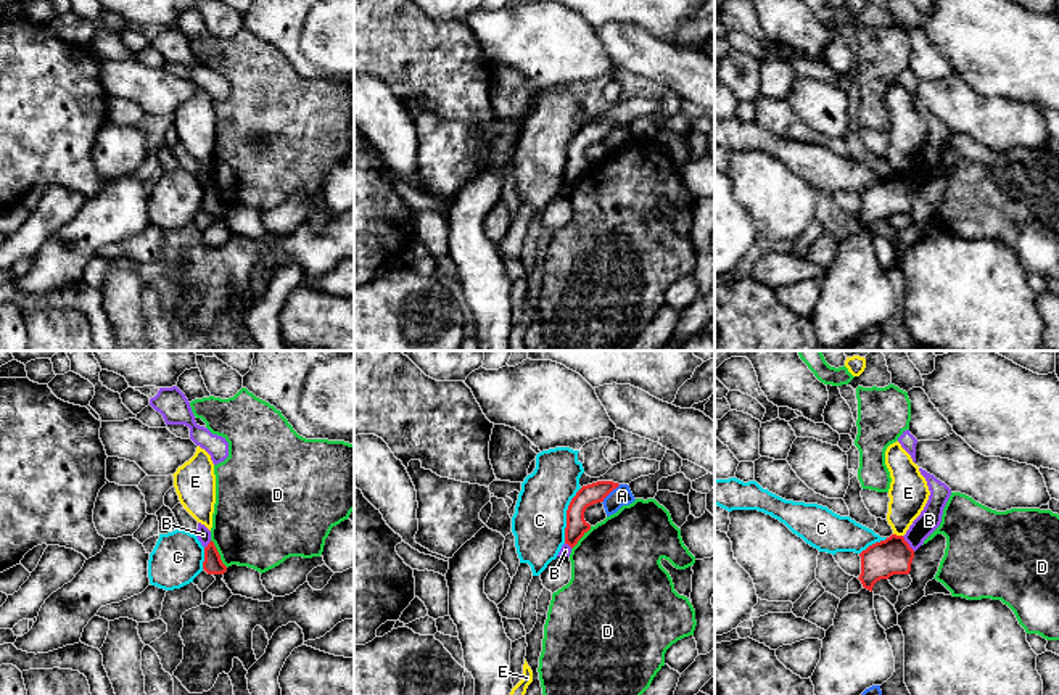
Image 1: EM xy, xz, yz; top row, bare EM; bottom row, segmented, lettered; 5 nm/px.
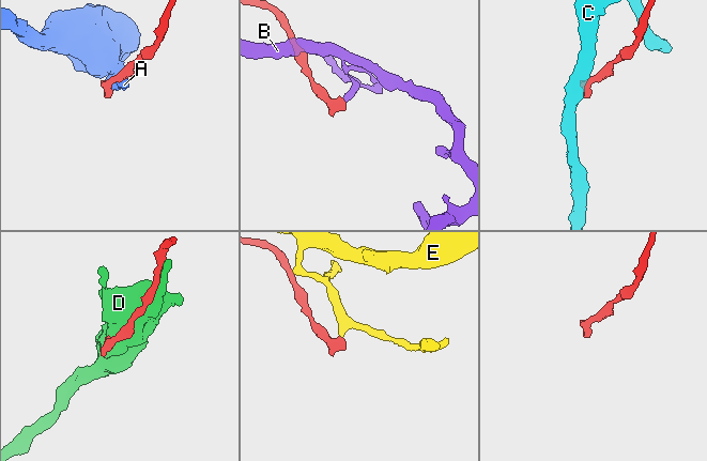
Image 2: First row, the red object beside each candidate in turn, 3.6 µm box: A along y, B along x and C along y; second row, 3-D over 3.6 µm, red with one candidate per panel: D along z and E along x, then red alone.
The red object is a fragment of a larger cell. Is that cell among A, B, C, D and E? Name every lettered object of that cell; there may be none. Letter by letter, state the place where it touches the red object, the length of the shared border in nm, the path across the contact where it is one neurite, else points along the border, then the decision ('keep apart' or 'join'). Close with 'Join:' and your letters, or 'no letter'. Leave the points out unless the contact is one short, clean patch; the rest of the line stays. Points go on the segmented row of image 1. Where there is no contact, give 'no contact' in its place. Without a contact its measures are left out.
A: meets red in xz at (610, 491); contact 130 nm long; border along xz (620, 485), (602, 502); keep apart
B: meets red in yz at (908, 544); contact 100 nm long; border along yz (902, 536), (914, 551); keep apart
C: meets red in xz at (567, 515); contact 300 nm long; border along xz (581, 488), (567, 510), (564, 542); keep apart
D: meets red in xy at (218, 554); contact 170 nm long; keep apart
E: meets red in yz at (898, 536); contact 50 nm long; border along yz (894, 533), (902, 536); keep apart
Join: no letter

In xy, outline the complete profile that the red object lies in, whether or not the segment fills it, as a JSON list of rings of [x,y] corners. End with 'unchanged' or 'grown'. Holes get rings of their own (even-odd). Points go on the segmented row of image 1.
[[[212,541],[204,547],[203,570],[208,574],[224,574],[227,571]]]; unchanged

